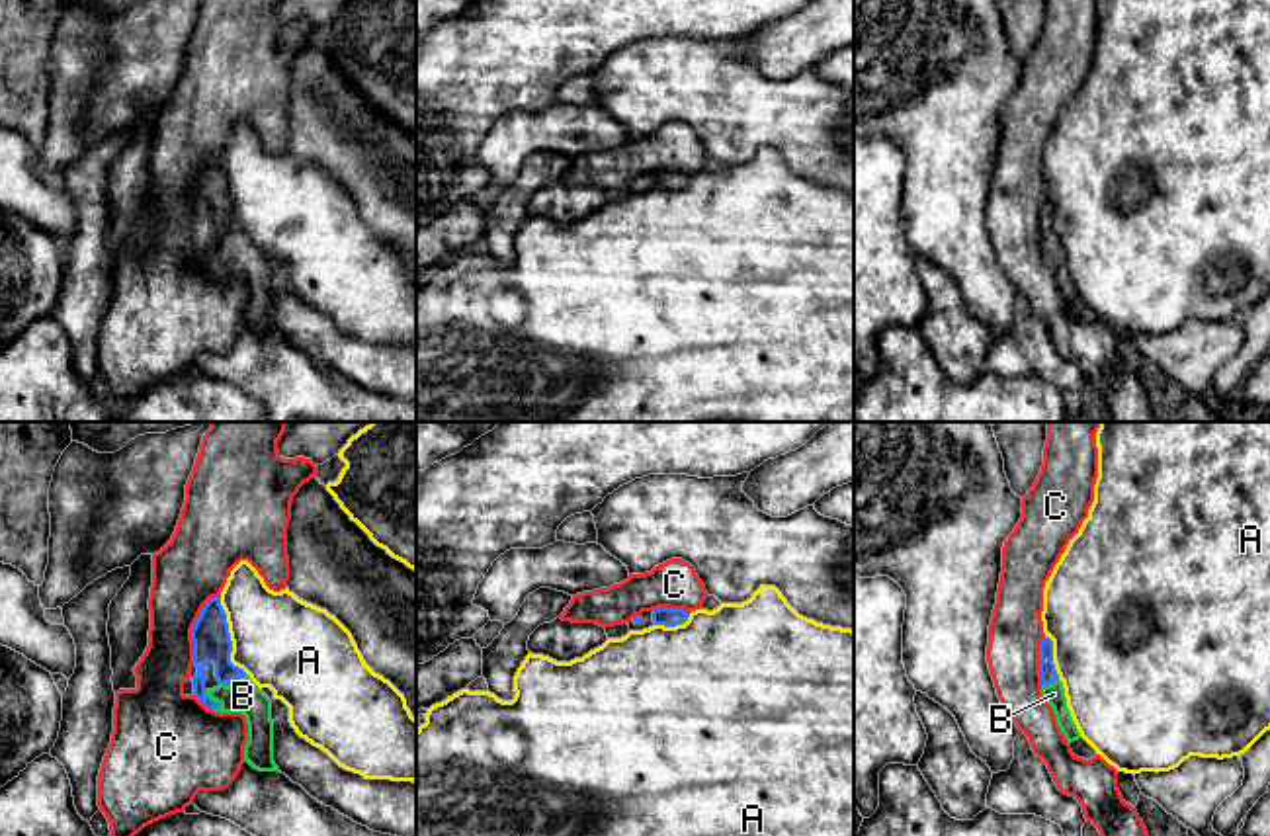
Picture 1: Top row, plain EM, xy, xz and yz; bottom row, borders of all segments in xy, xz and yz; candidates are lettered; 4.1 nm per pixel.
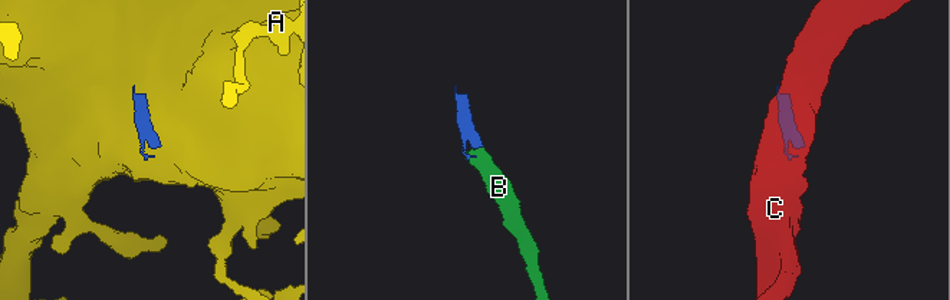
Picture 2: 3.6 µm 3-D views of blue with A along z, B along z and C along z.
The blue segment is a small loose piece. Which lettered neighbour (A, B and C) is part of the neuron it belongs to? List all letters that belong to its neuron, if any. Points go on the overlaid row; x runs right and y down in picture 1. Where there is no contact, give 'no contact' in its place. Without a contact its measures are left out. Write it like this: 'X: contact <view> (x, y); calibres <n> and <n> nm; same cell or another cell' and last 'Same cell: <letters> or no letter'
A: contact xy (229, 639); calibres 160 and 380 nm; another cell
B: contact xy (210, 698); calibres 160 and 140 nm; same cell
C: contact xy (192, 629); calibres 160 and 280 nm; another cell
Same cell: B

